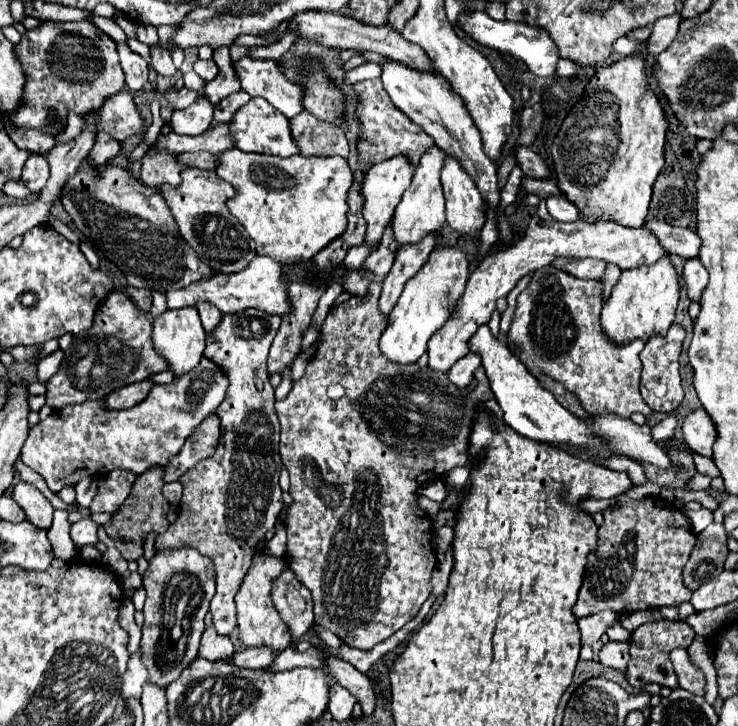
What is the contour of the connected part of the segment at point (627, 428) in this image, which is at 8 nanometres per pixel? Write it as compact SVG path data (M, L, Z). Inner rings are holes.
M482 324L476 334L468 342L470 352L478 354L482 358L482 366L486 370L486 376L490 380L490 388L504 412L504 422L514 428L518 434L538 440L538 442L556 442L556 444L572 444L578 448L588 448L592 452L608 452L608 454L620 454L638 462L654 464L662 470L674 470L674 462L670 460L668 452L654 442L652 428L648 424L634 424L630 418L612 416L612 414L600 414L600 416L588 416L588 420L572 414L564 406L556 402L556 398L544 390L538 380L528 372L528 368L502 344L498 342L488 324Z

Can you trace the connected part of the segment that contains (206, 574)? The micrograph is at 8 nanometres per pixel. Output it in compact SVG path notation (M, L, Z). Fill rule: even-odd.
M194 548L162 550L150 560L150 566L142 578L146 588L142 642L136 656L128 660L128 668L122 676L122 700L140 700L146 682L166 688L174 682L182 670L198 658L200 636L204 632L204 616L208 614L210 600L216 592L216 572L210 558L202 556Z

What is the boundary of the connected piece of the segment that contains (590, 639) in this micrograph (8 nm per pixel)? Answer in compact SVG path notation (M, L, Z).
M602 610L598 614L580 618L578 620L578 626L580 626L580 634L582 634L582 644L594 644L594 642L598 642L600 636L612 624L618 622L618 618L620 618L620 614L618 612L612 612L612 610Z

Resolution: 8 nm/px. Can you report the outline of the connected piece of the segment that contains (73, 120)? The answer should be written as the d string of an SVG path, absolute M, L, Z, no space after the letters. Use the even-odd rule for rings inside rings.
M72 112L72 116L68 116L68 126L66 126L66 130L56 136L56 144L66 144L66 142L74 140L76 136L82 134L84 128L86 128L86 120L84 120L82 116L78 116L78 114Z

